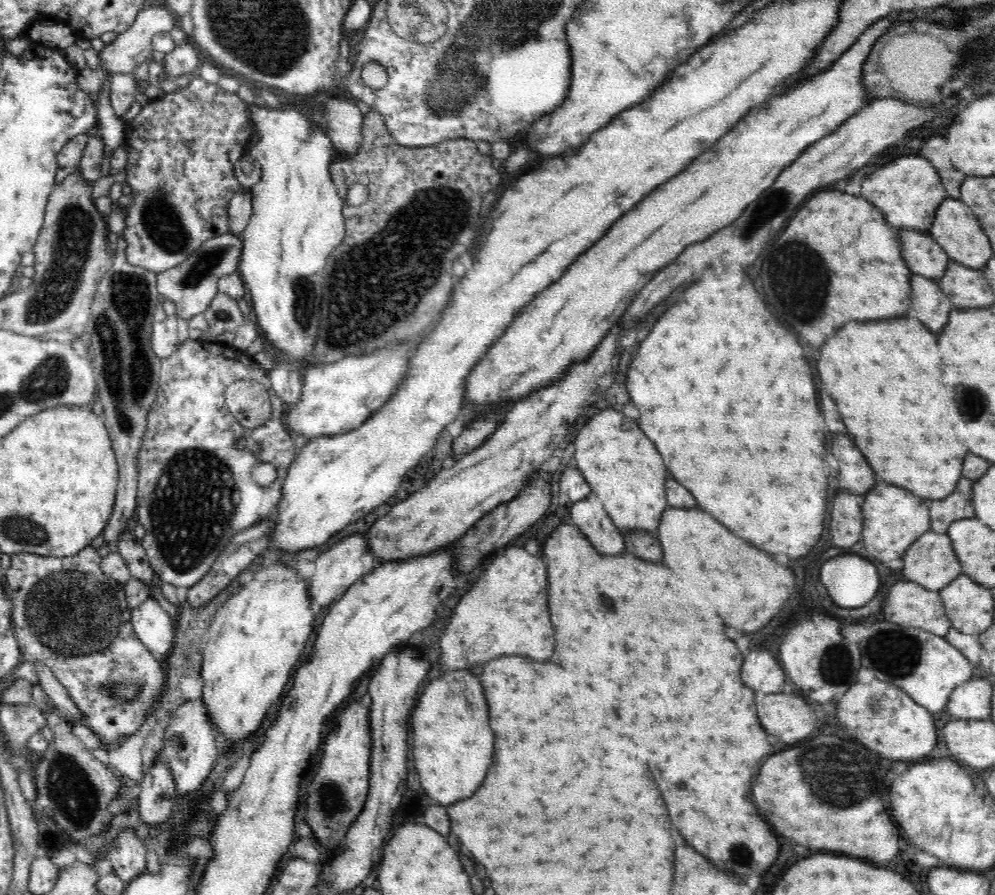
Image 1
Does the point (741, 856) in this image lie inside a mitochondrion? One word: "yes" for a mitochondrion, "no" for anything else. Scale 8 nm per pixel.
yes

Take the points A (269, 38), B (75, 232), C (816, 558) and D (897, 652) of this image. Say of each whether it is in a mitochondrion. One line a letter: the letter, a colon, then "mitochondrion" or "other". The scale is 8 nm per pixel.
A: mitochondrion
B: mitochondrion
C: other
D: mitochondrion

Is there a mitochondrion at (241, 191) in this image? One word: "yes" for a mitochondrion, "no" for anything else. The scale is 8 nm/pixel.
no

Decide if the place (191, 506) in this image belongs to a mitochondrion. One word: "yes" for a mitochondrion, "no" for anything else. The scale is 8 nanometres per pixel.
yes

